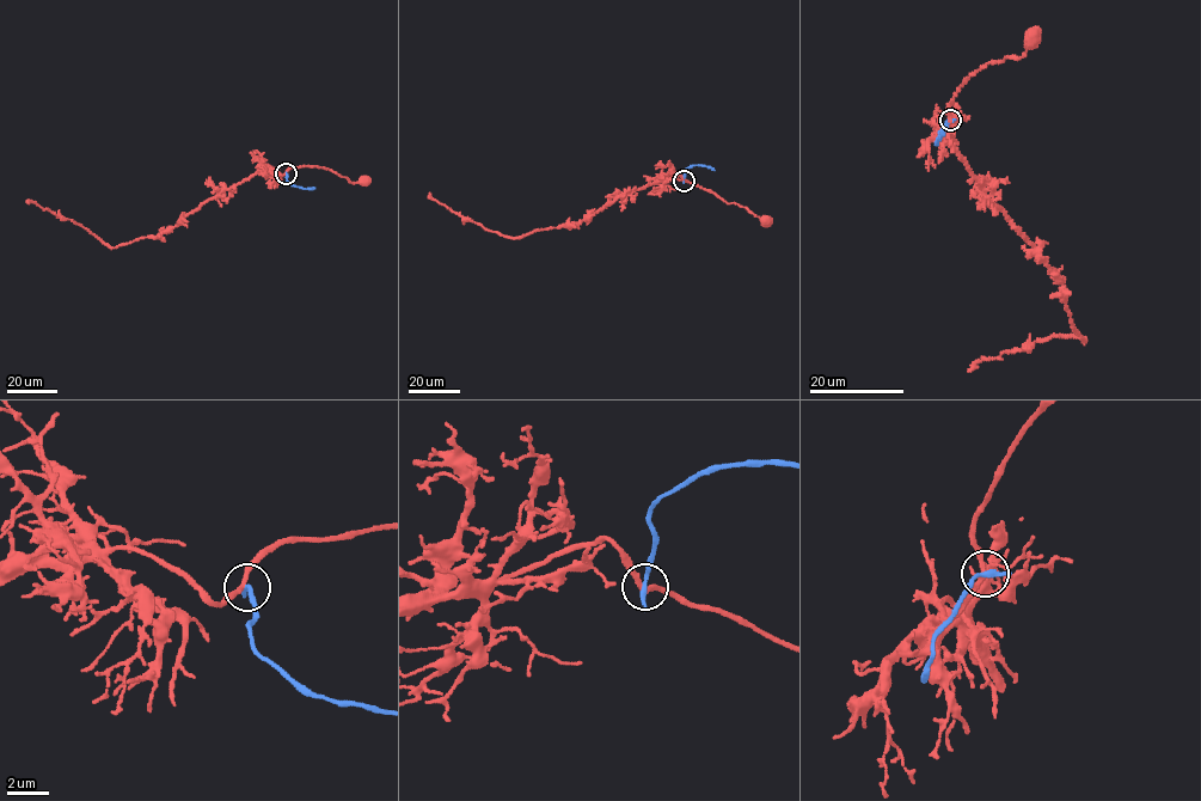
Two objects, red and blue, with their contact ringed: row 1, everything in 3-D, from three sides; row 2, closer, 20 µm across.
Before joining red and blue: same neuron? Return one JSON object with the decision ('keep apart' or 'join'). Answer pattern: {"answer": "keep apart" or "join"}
{"answer": "keep apart"}

